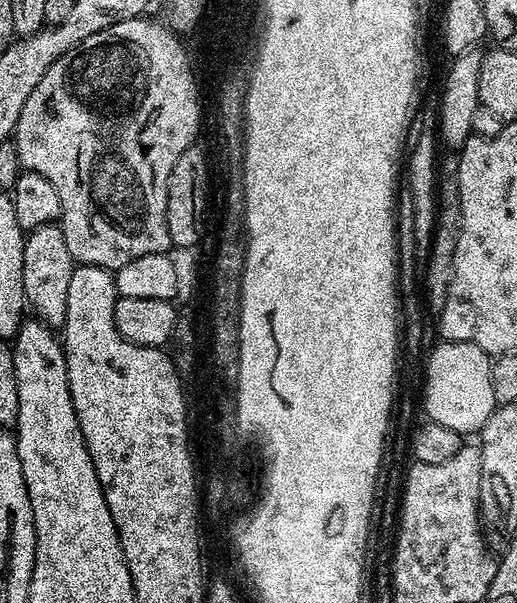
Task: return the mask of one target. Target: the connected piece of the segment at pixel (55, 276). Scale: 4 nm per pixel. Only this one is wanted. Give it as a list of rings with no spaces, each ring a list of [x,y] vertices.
[[[59,223],[47,224],[27,233],[22,254],[22,286],[27,307],[49,328],[60,330],[66,318],[66,290],[70,286],[70,274],[74,261],[66,248],[63,227]]]

